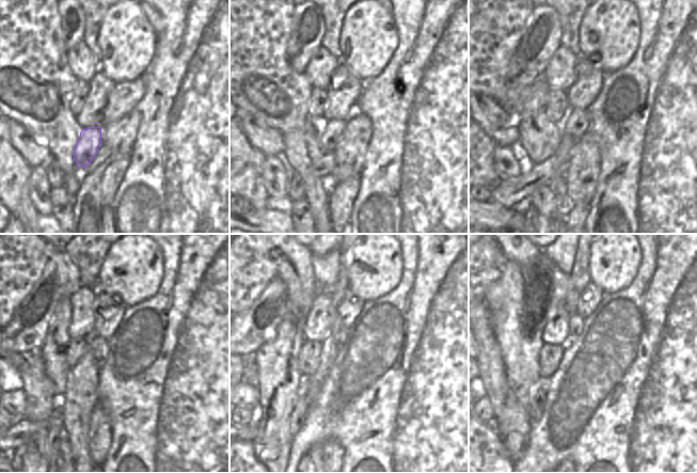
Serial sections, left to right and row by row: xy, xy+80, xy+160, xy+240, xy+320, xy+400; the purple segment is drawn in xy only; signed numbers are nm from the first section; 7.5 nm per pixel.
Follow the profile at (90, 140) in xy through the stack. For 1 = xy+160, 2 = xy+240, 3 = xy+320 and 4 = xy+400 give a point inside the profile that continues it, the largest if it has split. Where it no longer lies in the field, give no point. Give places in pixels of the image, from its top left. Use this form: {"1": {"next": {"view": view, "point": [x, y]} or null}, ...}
{"1": {"next": {"view": "xy+160", "point": [575, 124]}}, "2": {"next": {"view": "xy+240", "point": [98, 346]}}, "3": {"next": {"view": "xy+320", "point": [337, 330]}}, "4": {"next": {"view": "xy+400", "point": [575, 322]}}}

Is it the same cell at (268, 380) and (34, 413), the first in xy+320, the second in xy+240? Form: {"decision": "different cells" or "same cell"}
{"decision": "same cell"}

